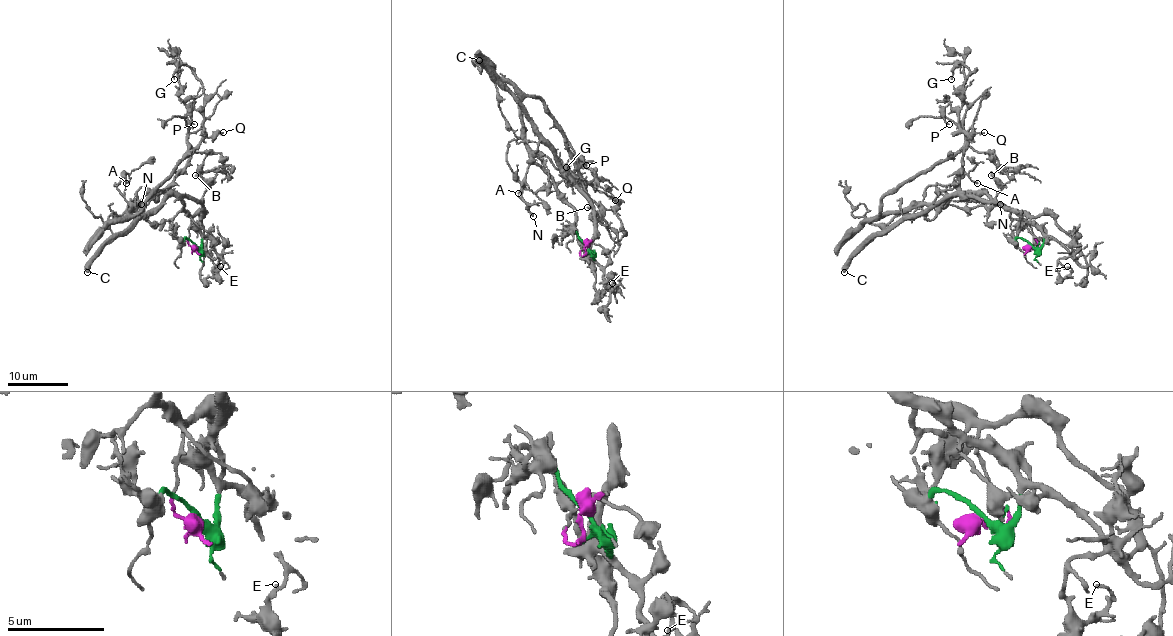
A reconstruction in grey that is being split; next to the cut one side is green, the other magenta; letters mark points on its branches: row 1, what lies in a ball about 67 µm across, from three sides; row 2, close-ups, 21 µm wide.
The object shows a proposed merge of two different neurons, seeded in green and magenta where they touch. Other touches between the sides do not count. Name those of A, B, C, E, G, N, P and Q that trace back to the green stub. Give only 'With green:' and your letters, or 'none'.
With green: B, C, E, G, Q

